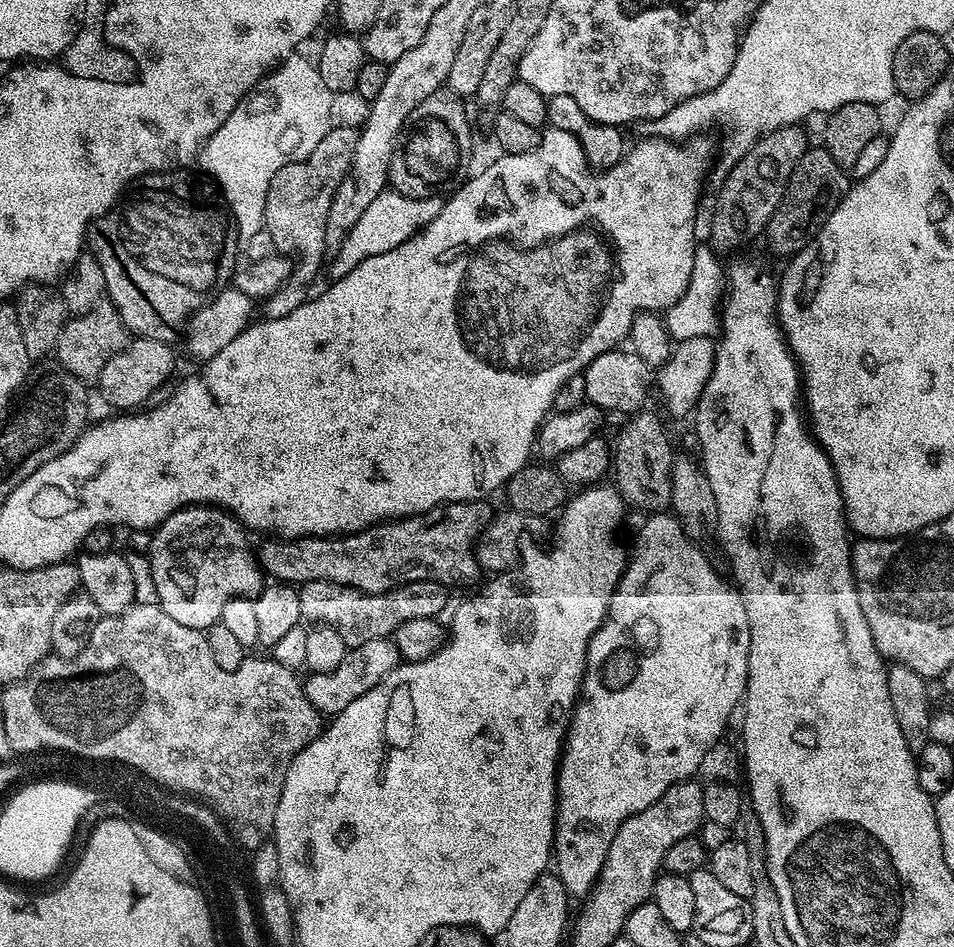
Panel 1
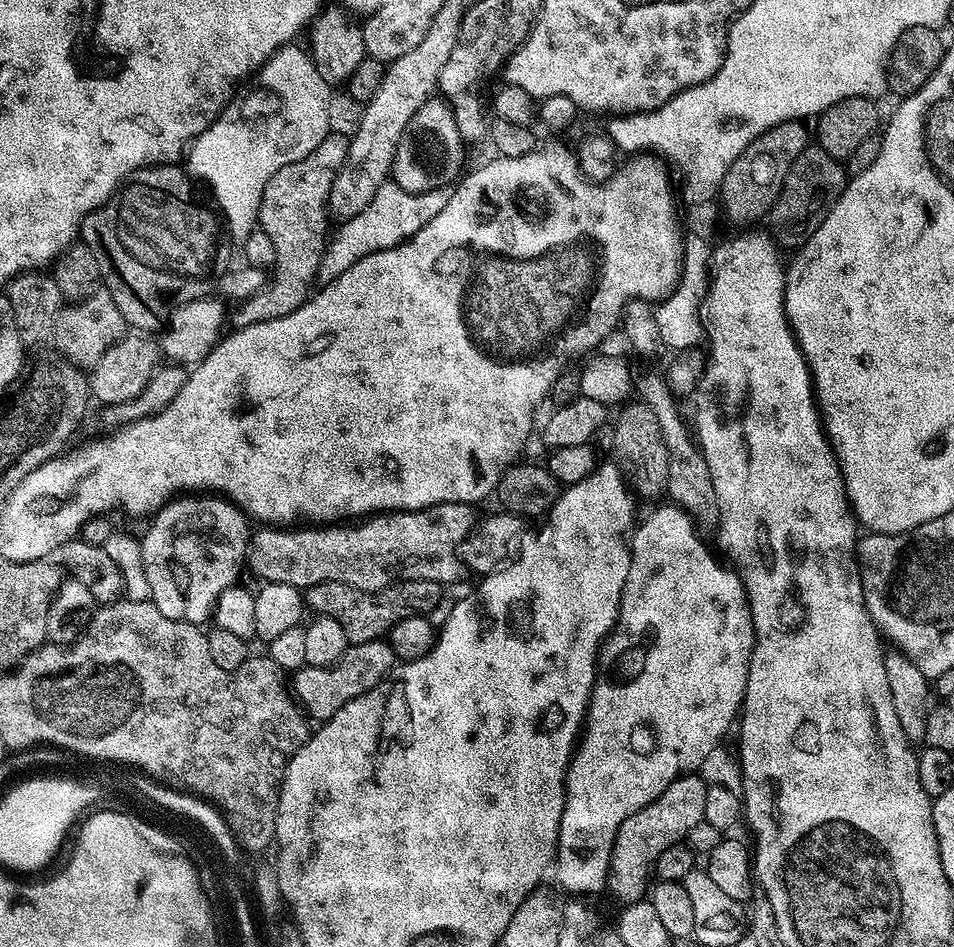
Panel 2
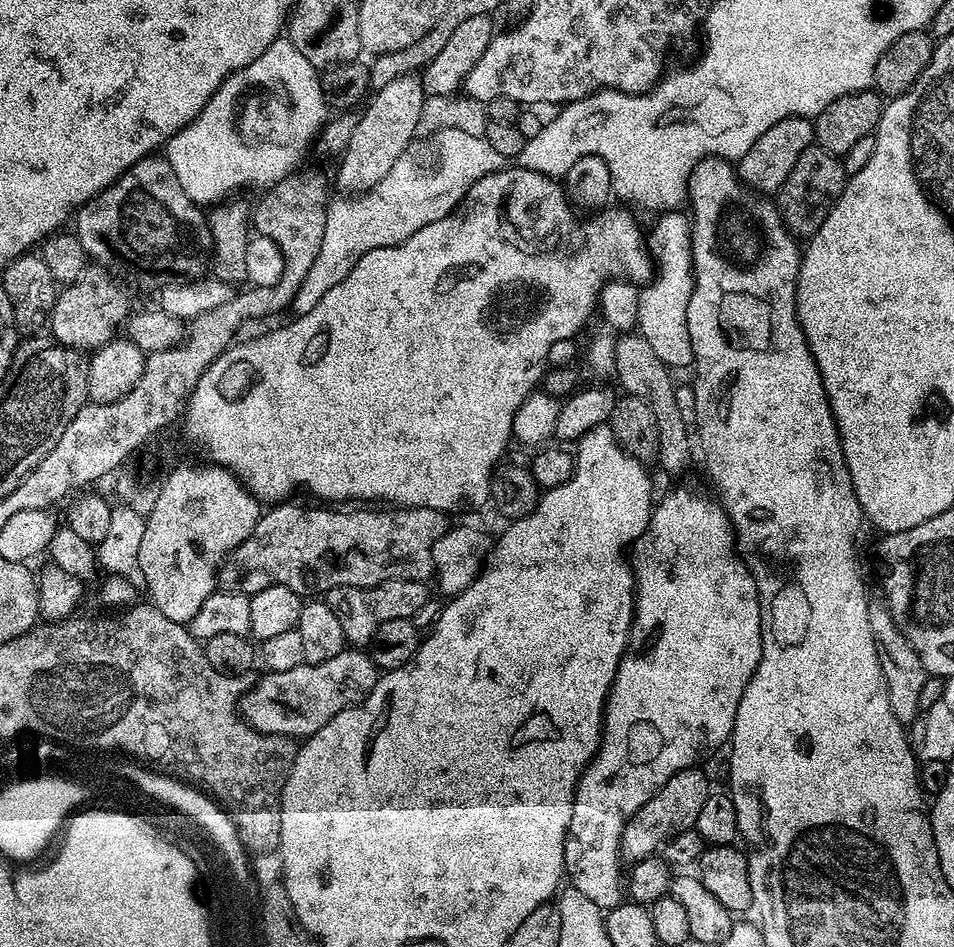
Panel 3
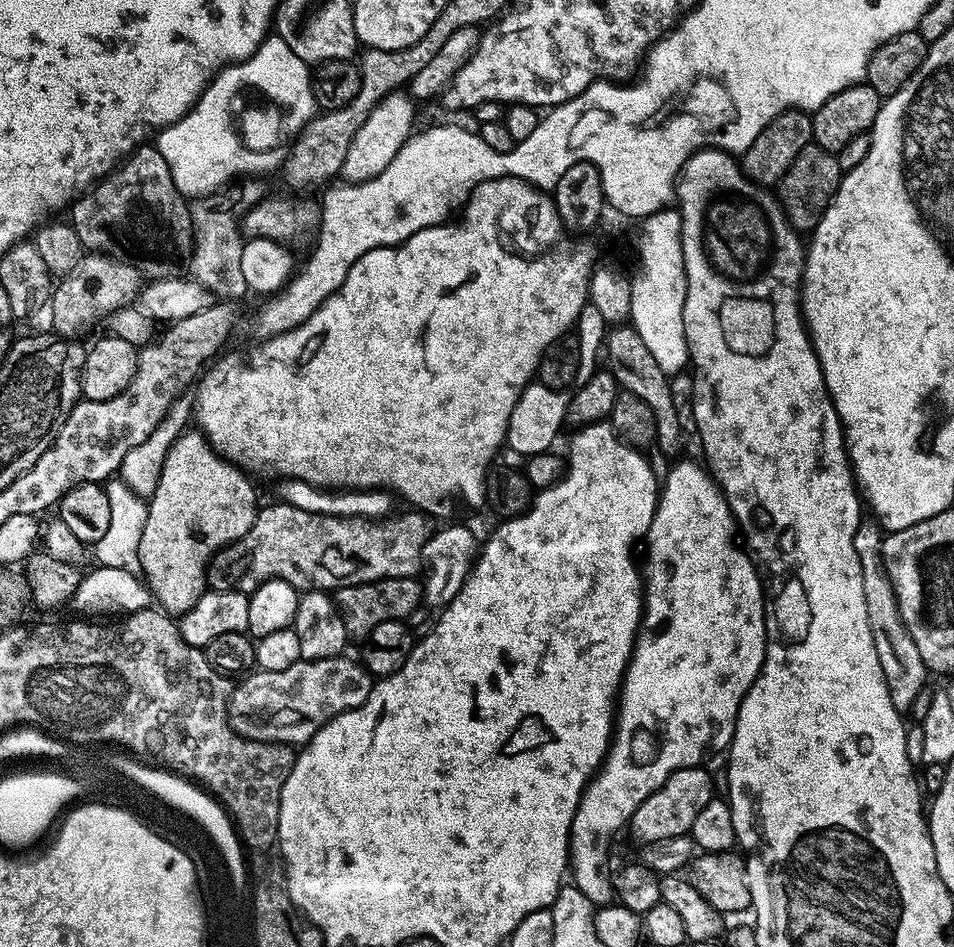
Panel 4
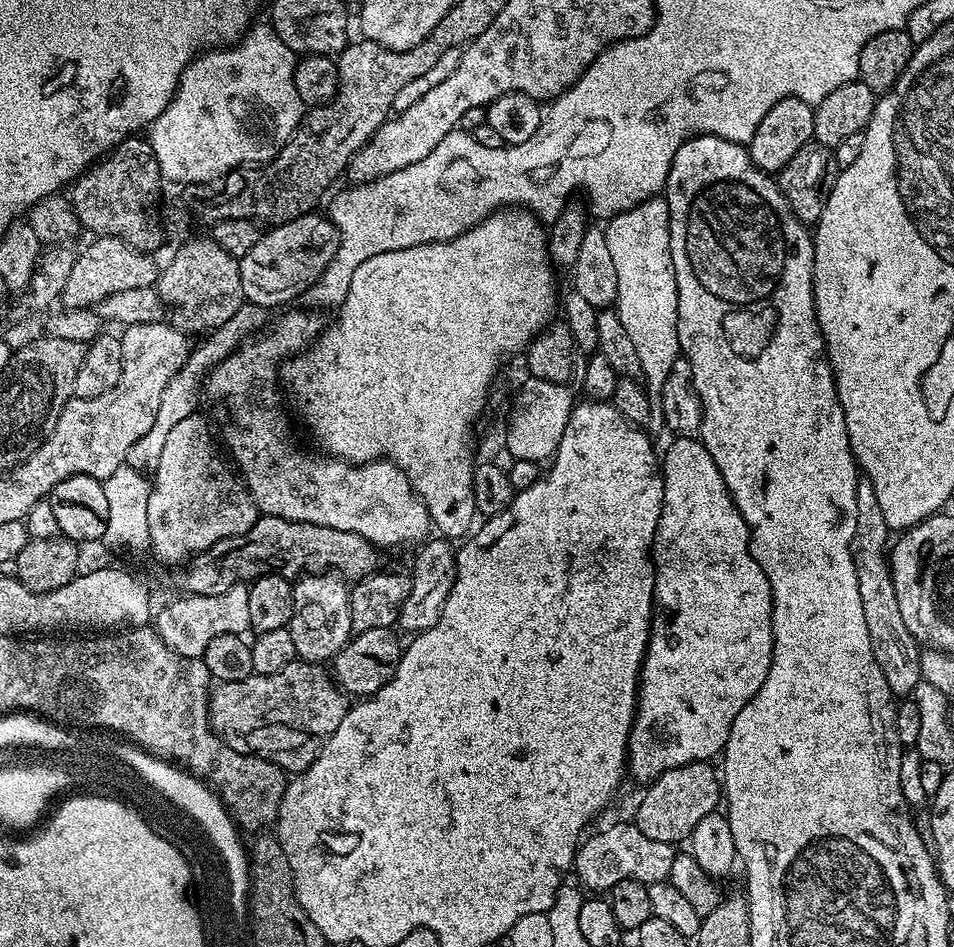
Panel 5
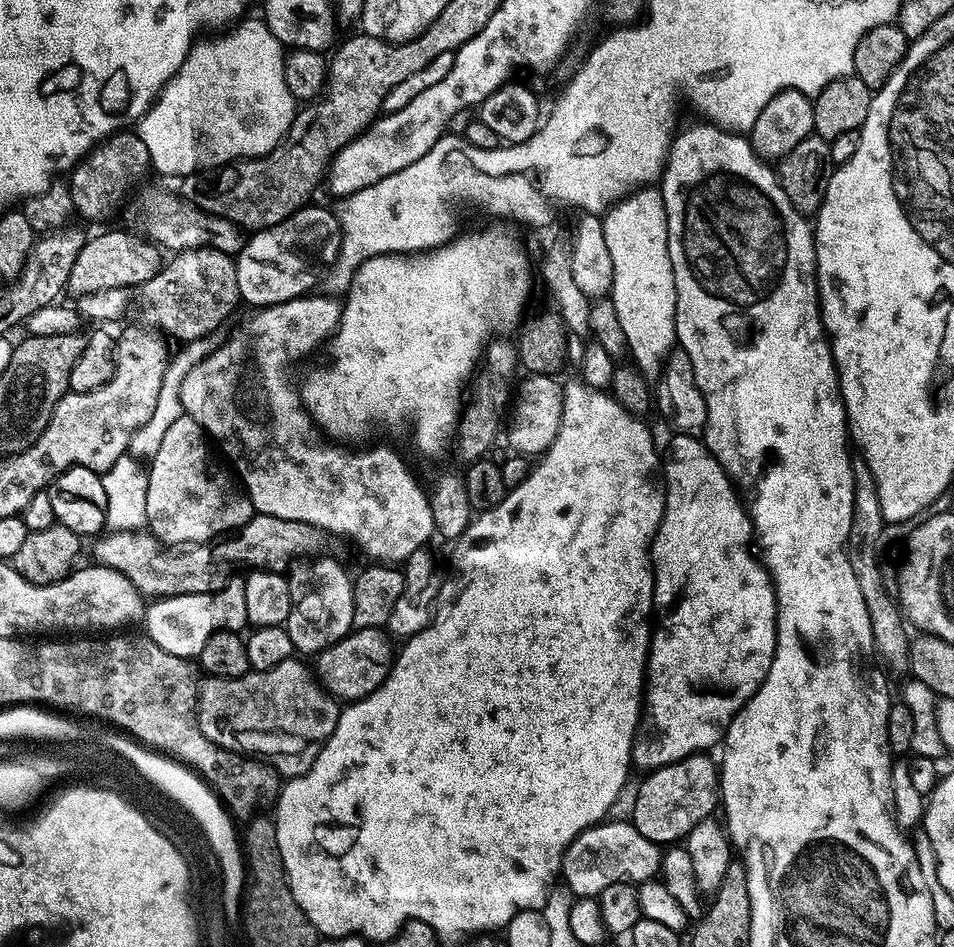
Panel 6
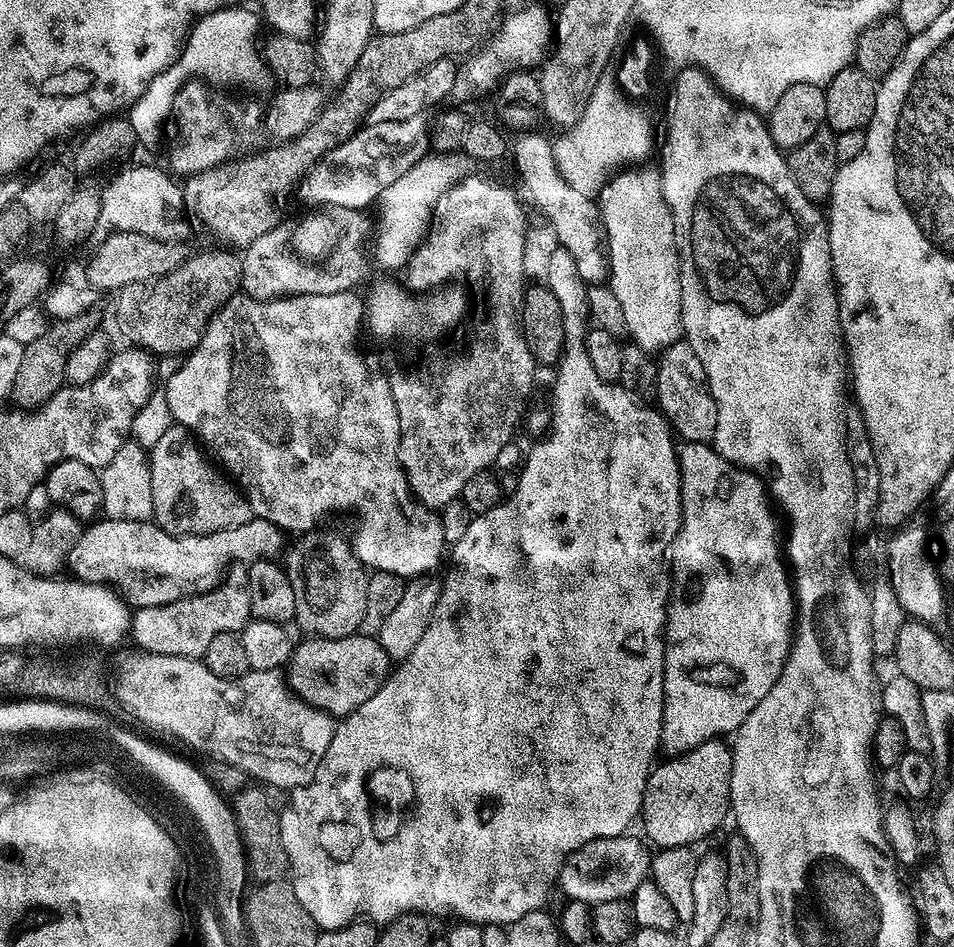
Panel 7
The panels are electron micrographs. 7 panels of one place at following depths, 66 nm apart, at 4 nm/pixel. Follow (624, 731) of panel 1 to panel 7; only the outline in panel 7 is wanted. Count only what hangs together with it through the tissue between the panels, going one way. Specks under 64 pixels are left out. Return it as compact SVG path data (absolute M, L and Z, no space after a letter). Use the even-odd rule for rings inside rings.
M687 442L681 443L678 448L678 455L680 457L680 497L682 498L682 518L680 519L680 529L676 535L676 541L672 543L670 549L670 579L672 581L672 590L668 594L668 617L664 623L664 717L662 718L662 730L660 731L660 743L663 751L668 754L679 754L682 752L689 752L694 746L698 746L707 740L714 740L723 737L723 732L727 734L735 733L736 729L740 727L740 723L746 718L746 714L750 714L750 710L754 710L754 706L762 698L766 698L766 694L770 690L770 686L774 686L774 682L778 680L784 669L784 663L788 661L788 652L792 649L792 637L794 635L794 613L797 611L798 605L794 595L794 580L790 575L789 565L786 563L785 553L782 551L782 528L776 525L777 513L774 511L773 501L770 499L770 493L763 480L756 475L755 472L749 472L746 468L740 468L737 464L732 464L718 454L715 447L711 443L706 444L689 444Z

